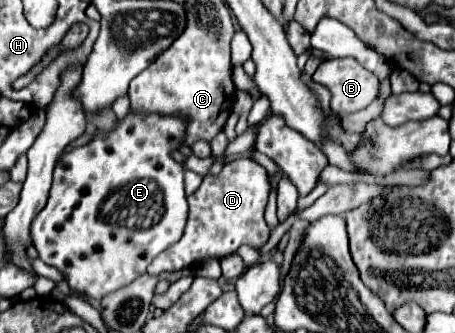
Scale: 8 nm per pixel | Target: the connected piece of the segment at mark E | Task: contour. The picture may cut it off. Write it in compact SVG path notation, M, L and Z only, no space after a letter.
M129 114L117 120L113 130L89 128L91 142L63 154L53 172L53 186L45 208L33 218L31 240L39 258L59 268L67 276L73 290L101 300L105 294L131 284L137 276L145 274L151 260L173 246L181 236L187 222L187 198L183 188L185 168L171 158L171 152L185 142L183 116L157 116L157 114Z

